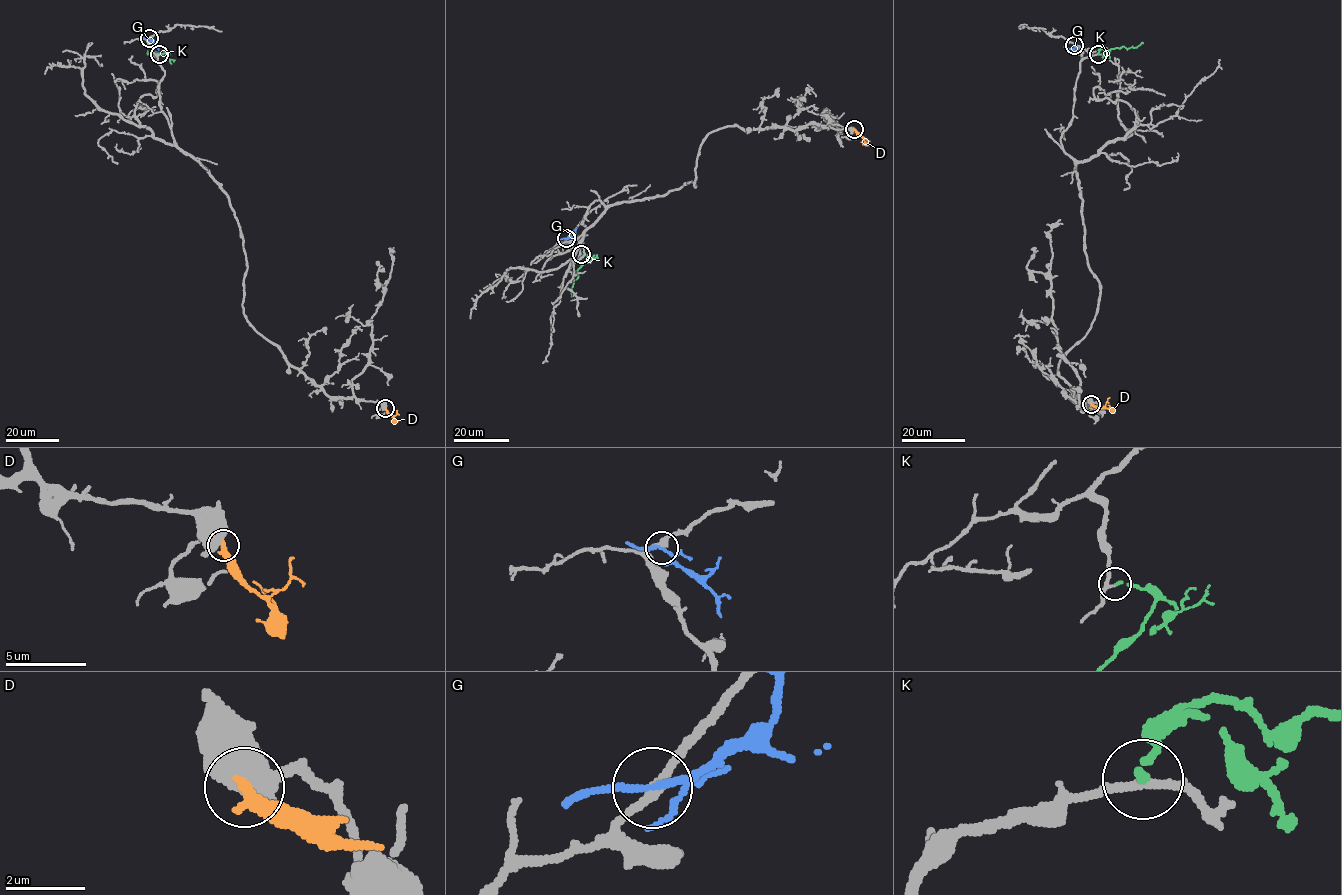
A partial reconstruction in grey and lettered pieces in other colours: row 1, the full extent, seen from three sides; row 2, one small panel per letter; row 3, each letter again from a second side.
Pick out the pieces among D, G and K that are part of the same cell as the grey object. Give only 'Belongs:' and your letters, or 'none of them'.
Belongs: none of them

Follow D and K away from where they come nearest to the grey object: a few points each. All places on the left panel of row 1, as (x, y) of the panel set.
D: (385, 408), (392, 416), (397, 410)
K: (159, 54), (165, 52), (148, 52)

